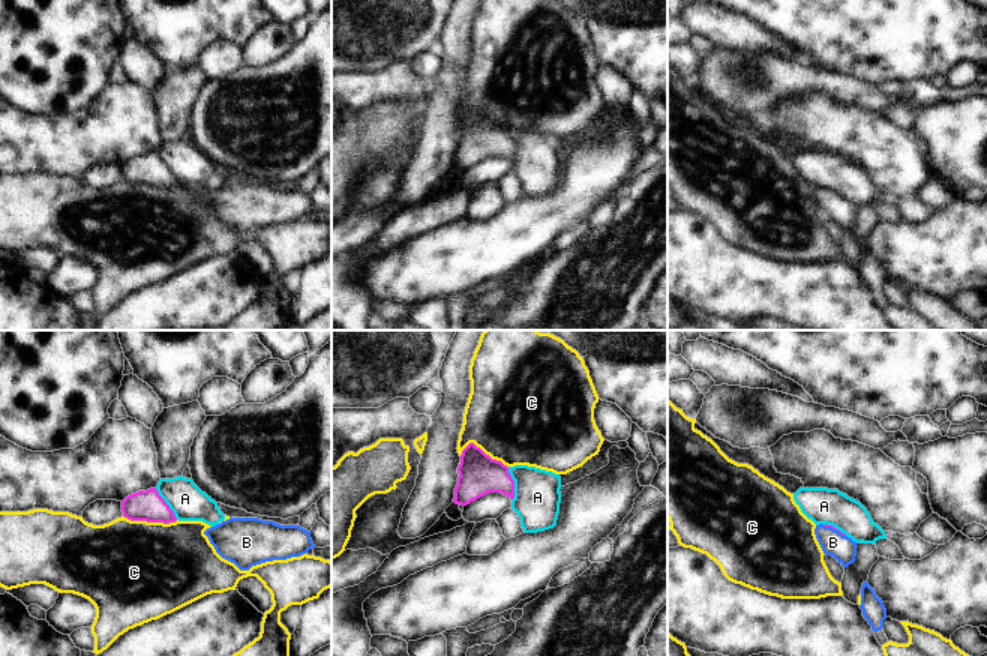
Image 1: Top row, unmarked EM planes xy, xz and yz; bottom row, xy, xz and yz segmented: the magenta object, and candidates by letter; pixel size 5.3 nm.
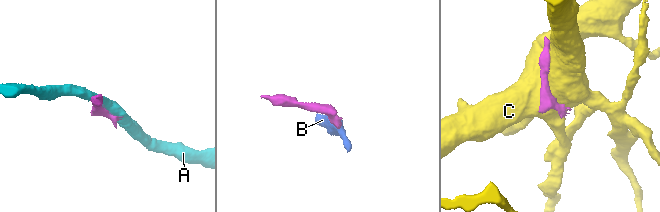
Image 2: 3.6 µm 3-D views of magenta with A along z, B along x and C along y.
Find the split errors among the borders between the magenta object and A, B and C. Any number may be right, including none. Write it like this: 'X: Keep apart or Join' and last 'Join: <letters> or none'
A: Keep apart
B: Join
C: Keep apart
Join: B.

